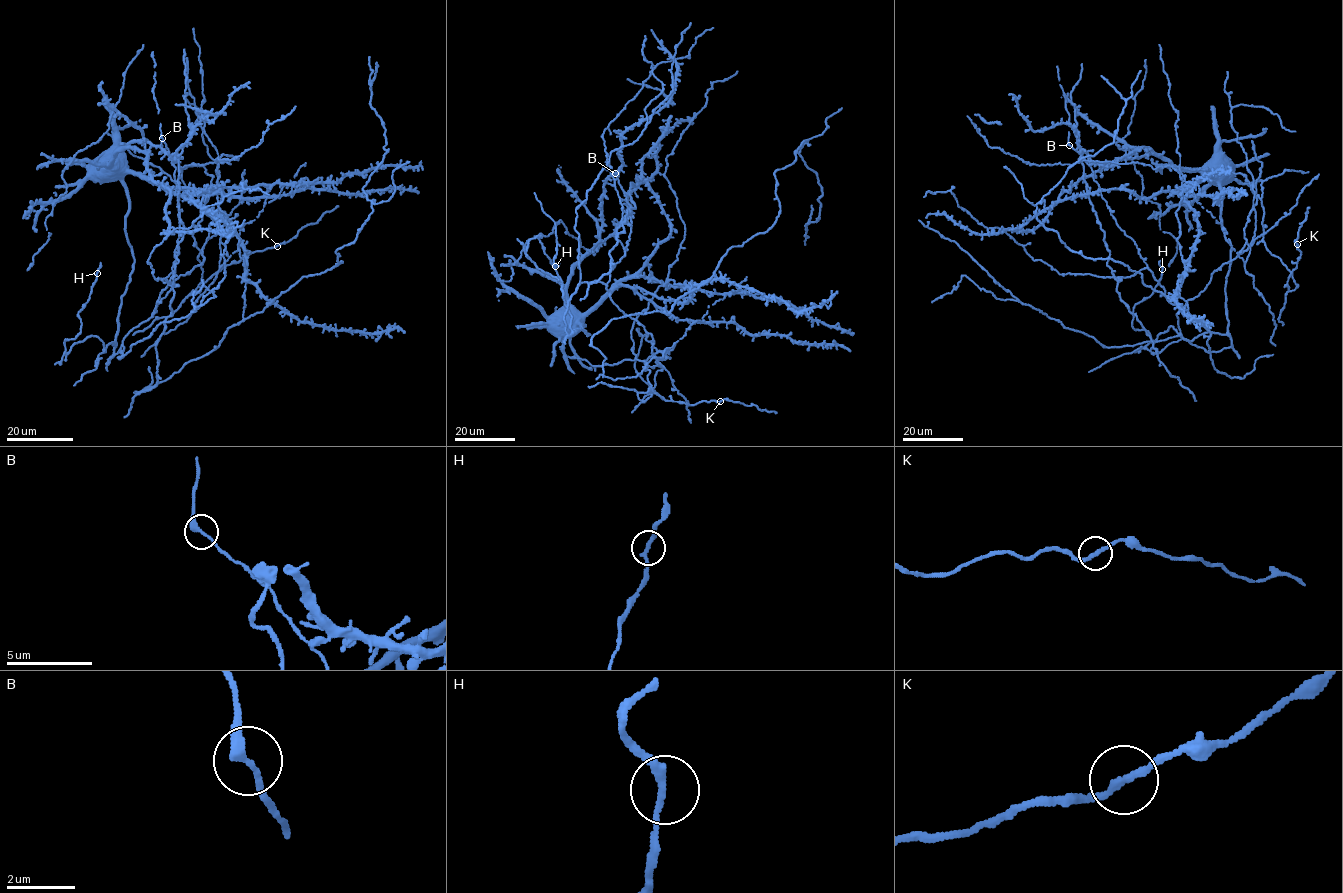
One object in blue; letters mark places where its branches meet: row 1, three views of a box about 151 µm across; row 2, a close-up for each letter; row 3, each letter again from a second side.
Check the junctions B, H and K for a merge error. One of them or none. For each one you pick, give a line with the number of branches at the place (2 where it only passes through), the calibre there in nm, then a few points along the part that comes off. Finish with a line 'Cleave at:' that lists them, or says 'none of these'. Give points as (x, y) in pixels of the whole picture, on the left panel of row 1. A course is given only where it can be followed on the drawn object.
Cleave at: none of these

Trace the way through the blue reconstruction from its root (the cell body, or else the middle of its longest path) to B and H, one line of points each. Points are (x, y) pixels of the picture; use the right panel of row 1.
B: (1215, 166), (1207, 162), (1200, 168), (1175, 168), (1144, 148), (1130, 151), (1113, 166), (1088, 164), (1069, 145)
H: (1215, 166), (1231, 246), (1228, 332), (1186, 340), (1171, 326), (1152, 342), (1134, 329), (1134, 305), (1162, 269)

